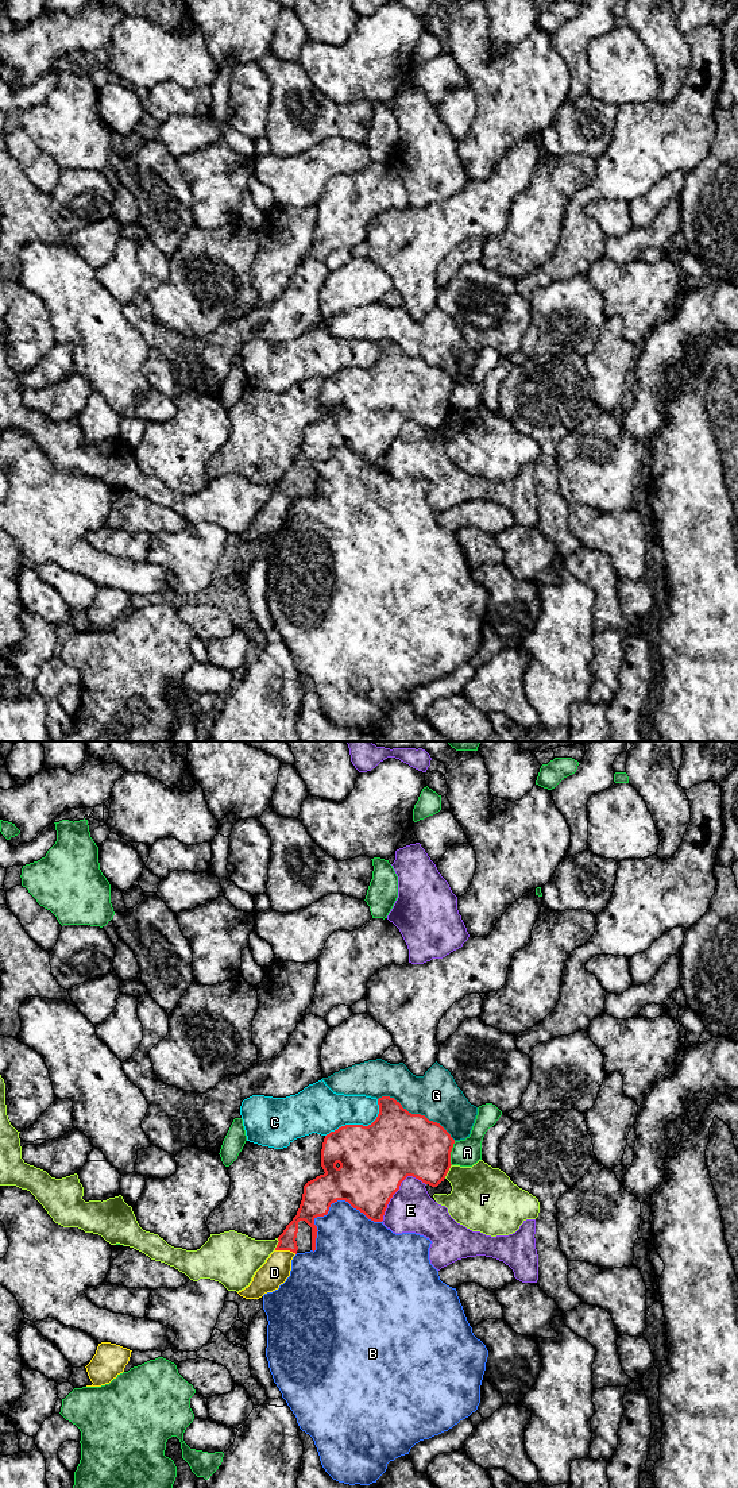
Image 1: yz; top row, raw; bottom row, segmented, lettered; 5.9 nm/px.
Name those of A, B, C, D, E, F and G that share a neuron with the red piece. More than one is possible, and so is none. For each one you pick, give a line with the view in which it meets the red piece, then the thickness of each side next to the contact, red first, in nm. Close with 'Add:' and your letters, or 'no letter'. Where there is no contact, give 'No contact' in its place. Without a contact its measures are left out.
D: Touches red in yz. Thickness 100 nm (red) against 160 nm
Add: D

